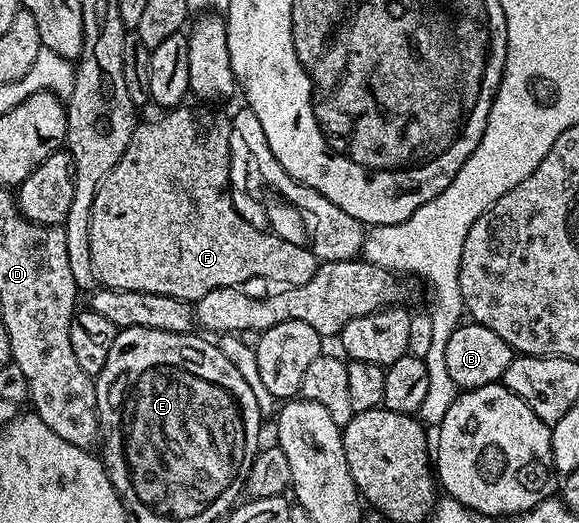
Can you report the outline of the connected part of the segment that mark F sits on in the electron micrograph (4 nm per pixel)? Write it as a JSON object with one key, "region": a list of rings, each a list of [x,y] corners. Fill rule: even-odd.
{"region":[[[179,107],[176,109],[171,109],[169,111],[163,112],[160,119],[155,121],[143,120],[141,123],[135,124],[134,134],[132,139],[128,139],[128,147],[124,151],[124,155],[120,155],[120,163],[116,163],[116,167],[112,167],[112,171],[108,171],[108,175],[104,180],[98,185],[98,190],[96,191],[96,199],[92,199],[92,219],[90,220],[90,226],[88,227],[88,251],[92,255],[92,267],[94,268],[95,278],[103,286],[109,287],[111,289],[123,289],[124,291],[148,291],[149,293],[155,293],[156,295],[172,295],[176,299],[181,301],[189,301],[191,303],[198,302],[204,295],[208,295],[208,291],[216,291],[220,287],[242,287],[247,283],[245,281],[254,281],[259,277],[262,281],[279,281],[279,286],[289,287],[291,285],[303,285],[308,283],[308,279],[312,279],[312,275],[316,275],[318,266],[320,264],[317,257],[315,257],[312,249],[306,245],[297,246],[295,243],[285,242],[284,239],[278,238],[274,231],[267,231],[266,229],[257,229],[252,227],[252,223],[244,223],[244,219],[238,213],[238,206],[236,204],[235,198],[232,196],[230,198],[230,193],[226,188],[230,185],[230,141],[232,142],[232,125],[229,120],[226,121],[218,113],[213,113],[213,108],[204,107],[208,109],[186,109],[187,107]]]}

